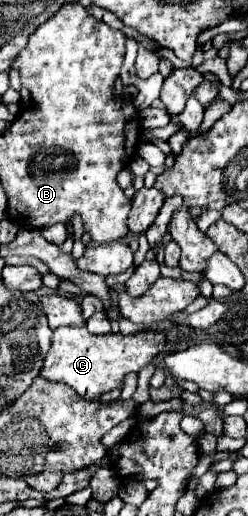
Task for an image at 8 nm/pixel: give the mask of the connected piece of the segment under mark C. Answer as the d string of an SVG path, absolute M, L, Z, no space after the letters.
M60 326L52 332L52 344L50 352L44 358L44 366L40 370L40 376L52 382L66 382L72 386L84 400L94 400L100 394L122 386L122 378L128 372L138 372L140 368L148 366L160 352L164 352L166 336L160 332L138 332L132 336L122 336L122 334L90 334L86 326Z

